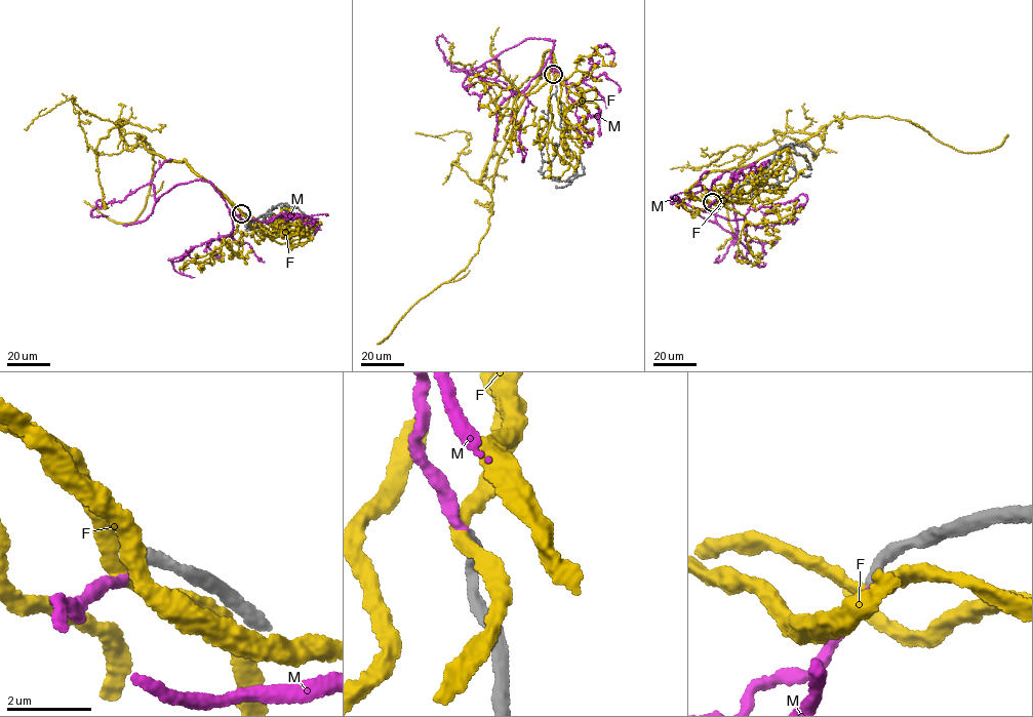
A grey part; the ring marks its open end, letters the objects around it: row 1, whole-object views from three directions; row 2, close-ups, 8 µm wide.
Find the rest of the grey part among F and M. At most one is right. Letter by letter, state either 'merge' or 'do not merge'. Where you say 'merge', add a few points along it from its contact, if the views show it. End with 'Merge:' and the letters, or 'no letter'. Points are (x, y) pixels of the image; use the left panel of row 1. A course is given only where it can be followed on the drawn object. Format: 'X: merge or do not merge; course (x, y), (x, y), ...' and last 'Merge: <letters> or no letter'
F: do not merge
M: merge; course (241, 213), (200, 180), (175, 185), (156, 200), (154, 186), (145, 185), (90, 211), (108, 215)
Merge: M

